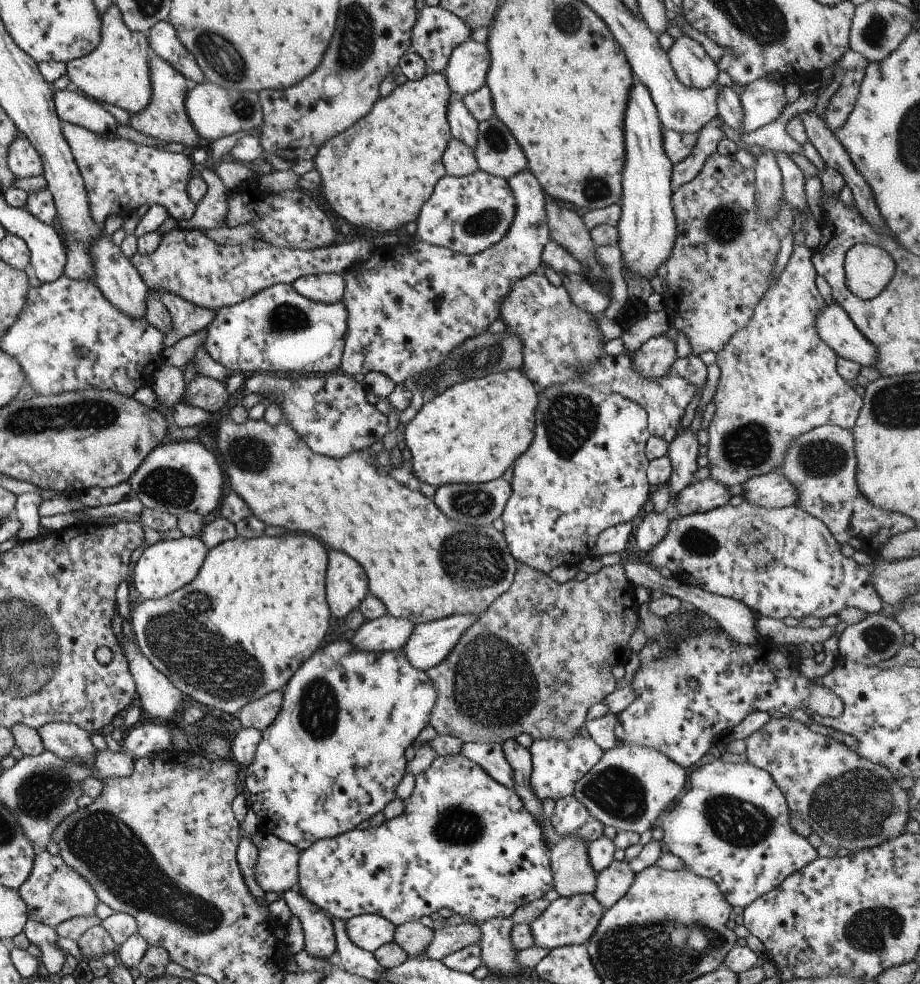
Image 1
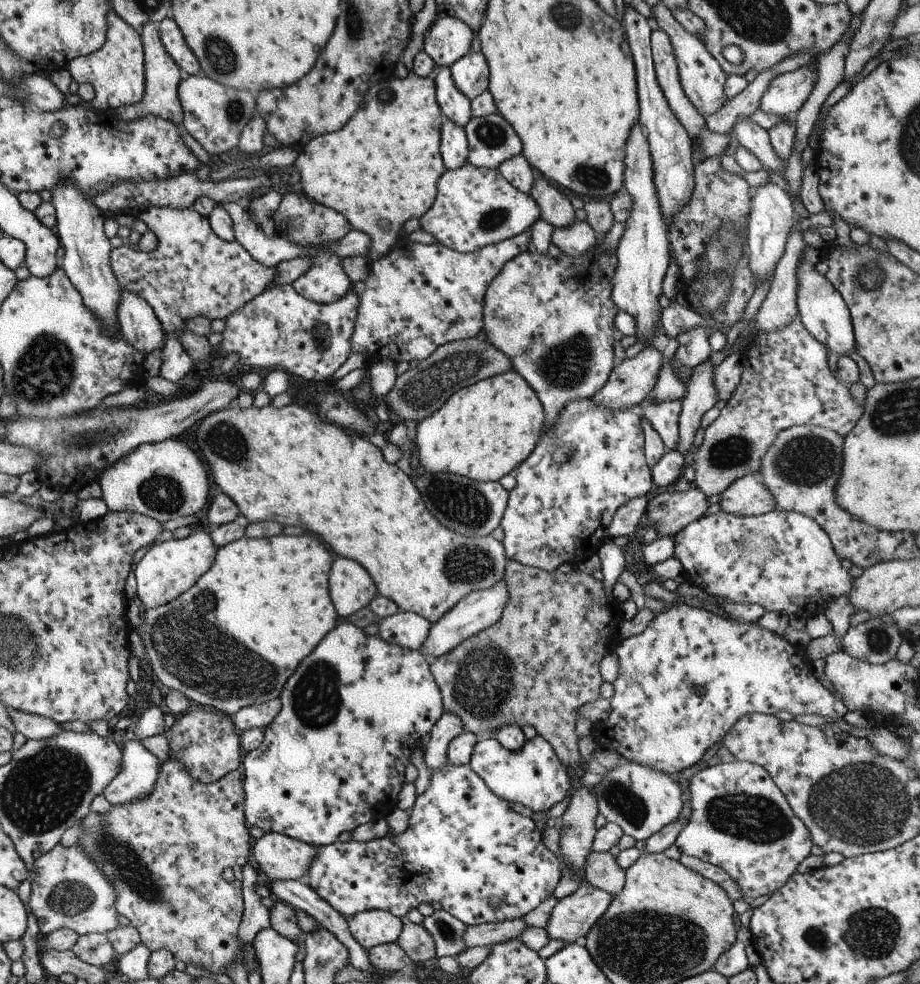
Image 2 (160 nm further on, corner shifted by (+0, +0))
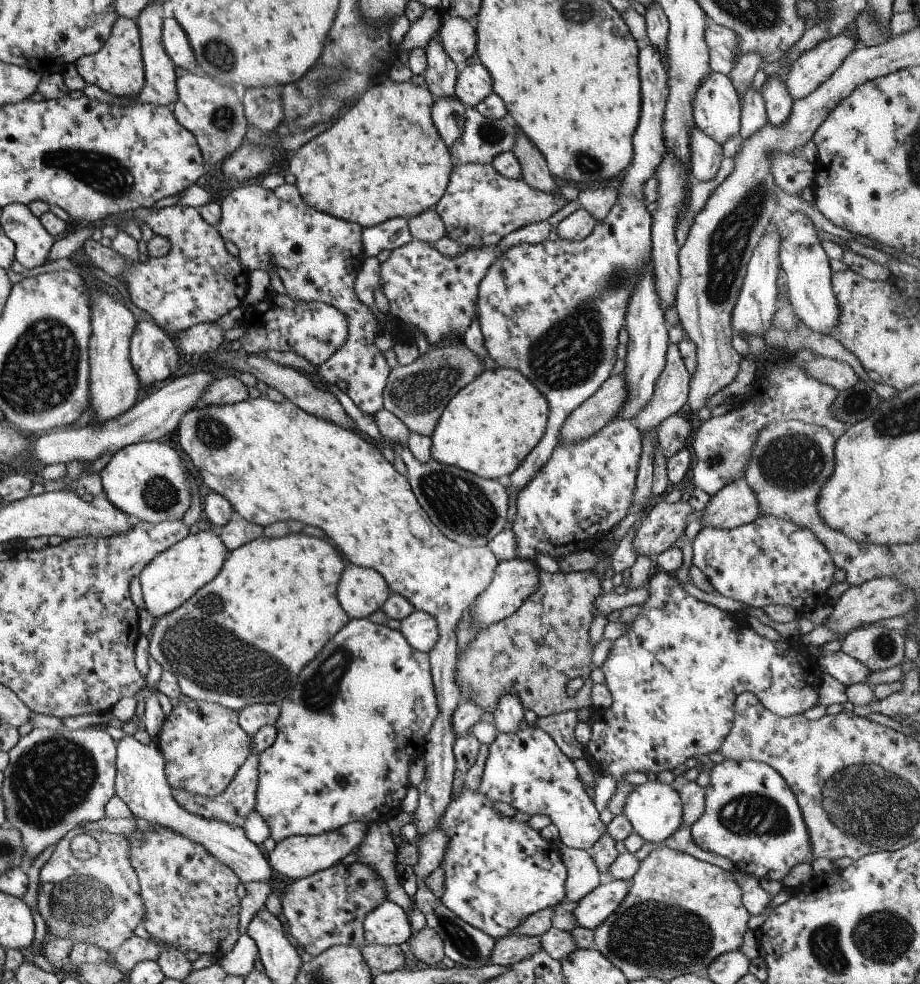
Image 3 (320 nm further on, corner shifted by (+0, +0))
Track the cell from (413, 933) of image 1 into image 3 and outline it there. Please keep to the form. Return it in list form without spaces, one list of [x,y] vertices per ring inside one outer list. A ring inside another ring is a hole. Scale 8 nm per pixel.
[[[425,927],[417,934],[412,934],[407,942],[410,944],[413,956],[422,966],[434,966],[445,956],[442,940],[432,928]]]

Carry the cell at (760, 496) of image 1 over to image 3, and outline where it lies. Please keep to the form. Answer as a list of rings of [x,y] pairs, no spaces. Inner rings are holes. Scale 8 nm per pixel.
[[[741,477],[709,497],[705,508],[694,516],[703,527],[729,530],[753,522],[760,514],[755,493]]]

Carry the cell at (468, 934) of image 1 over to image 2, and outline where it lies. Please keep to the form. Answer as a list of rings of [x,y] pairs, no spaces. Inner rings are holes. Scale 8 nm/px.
[[[523,917],[503,922],[483,923],[466,926],[462,939],[466,947],[492,947],[511,939],[518,939],[526,928]]]

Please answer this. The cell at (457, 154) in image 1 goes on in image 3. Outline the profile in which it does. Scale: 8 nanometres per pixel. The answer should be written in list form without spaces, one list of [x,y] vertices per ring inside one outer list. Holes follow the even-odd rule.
[[[455,96],[433,99],[430,115],[444,145],[449,148],[459,140],[464,126],[463,106]]]

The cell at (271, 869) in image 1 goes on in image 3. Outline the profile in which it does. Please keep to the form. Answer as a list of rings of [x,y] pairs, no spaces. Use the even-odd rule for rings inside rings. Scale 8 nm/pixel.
[[[362,822],[347,823],[337,830],[318,835],[293,835],[276,843],[271,852],[263,852],[263,854],[271,870],[276,870],[285,879],[297,880],[312,875],[314,872],[325,870],[335,865],[336,862],[339,863],[353,848],[360,845],[366,832],[367,826]]]

